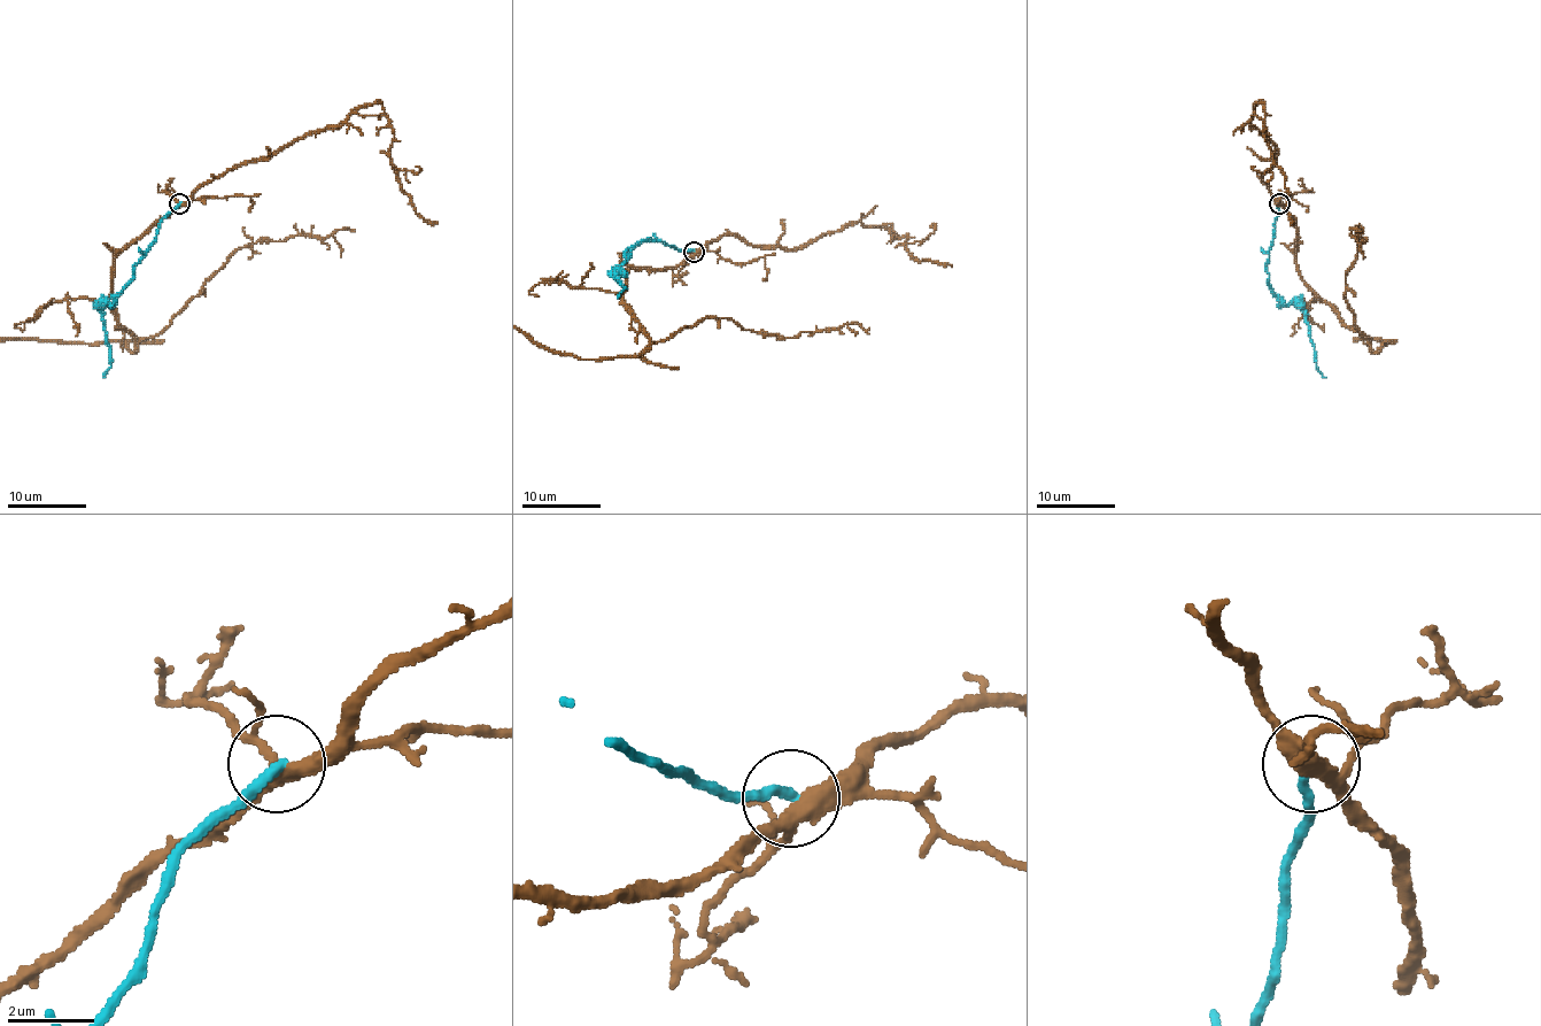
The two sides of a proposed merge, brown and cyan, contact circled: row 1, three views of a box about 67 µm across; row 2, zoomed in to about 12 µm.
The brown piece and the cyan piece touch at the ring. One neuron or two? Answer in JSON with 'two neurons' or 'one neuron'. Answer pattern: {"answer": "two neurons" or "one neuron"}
{"answer": "two neurons"}

